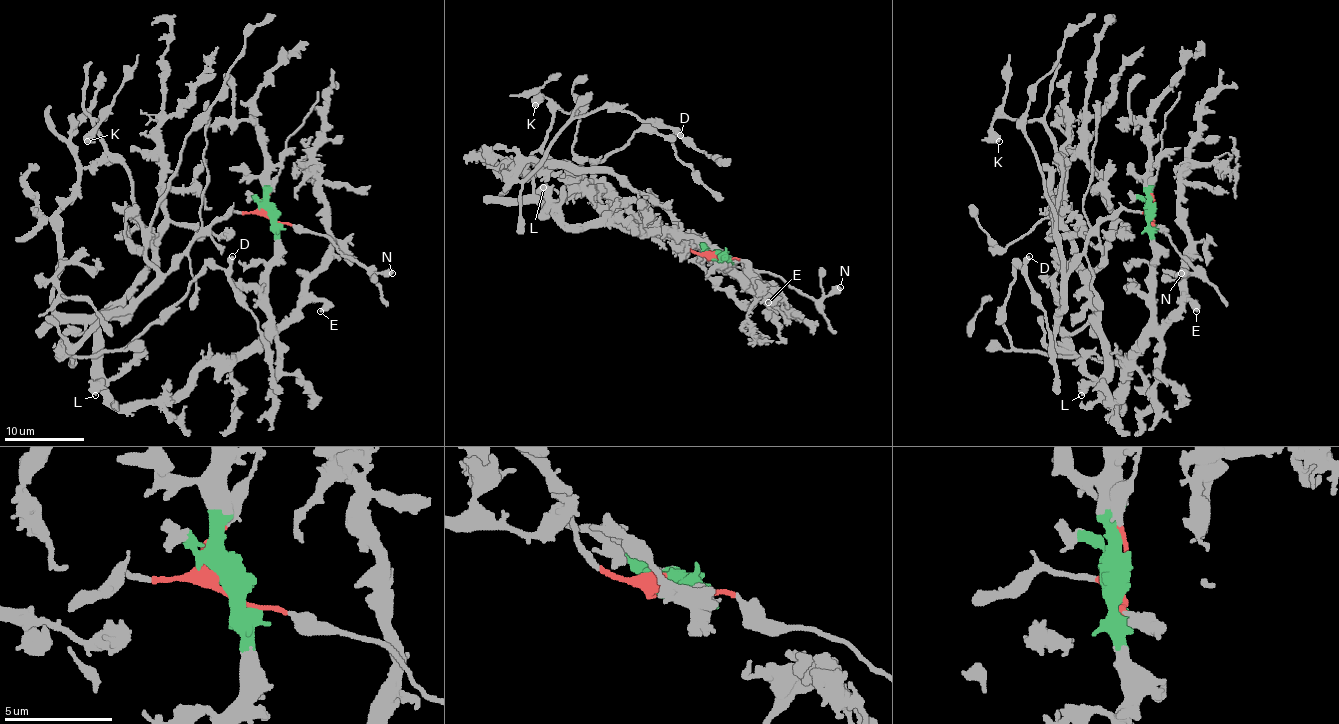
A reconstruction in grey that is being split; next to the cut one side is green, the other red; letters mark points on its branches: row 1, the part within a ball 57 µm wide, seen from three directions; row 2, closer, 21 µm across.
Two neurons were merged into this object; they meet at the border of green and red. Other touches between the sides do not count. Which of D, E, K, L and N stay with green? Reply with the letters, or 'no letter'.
E, L

